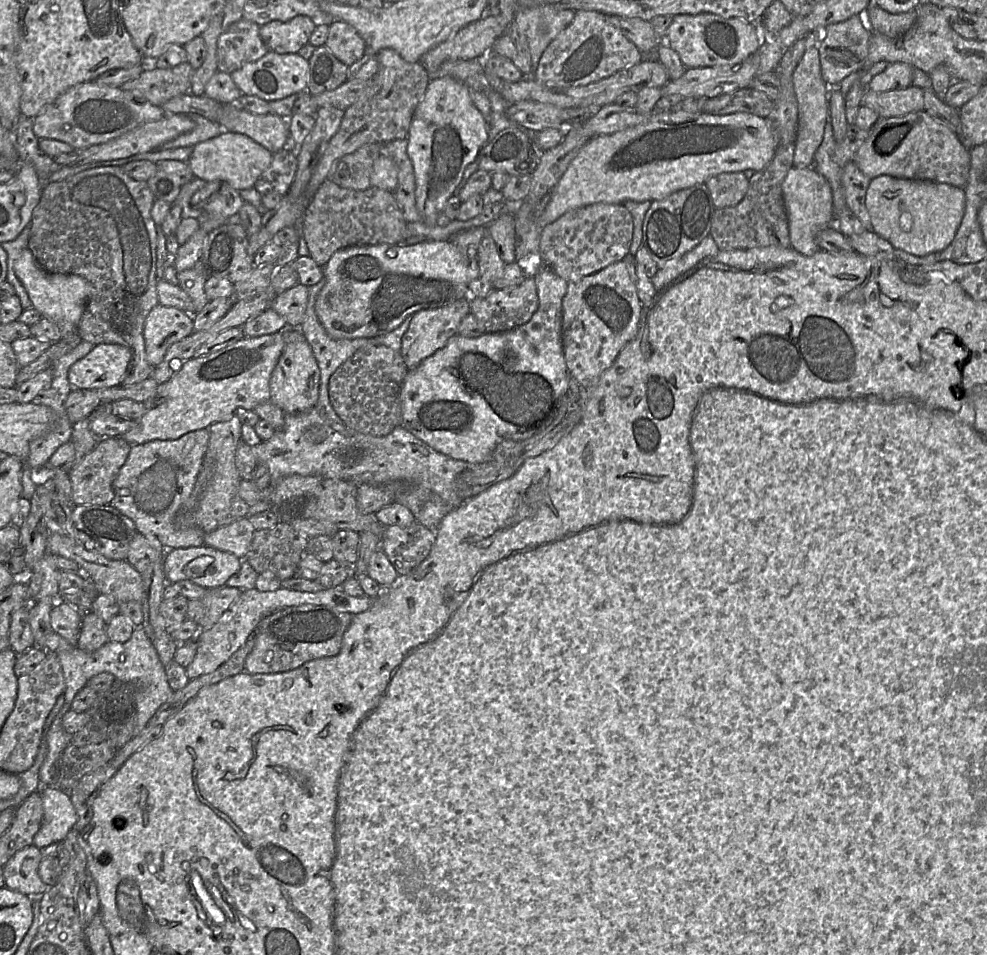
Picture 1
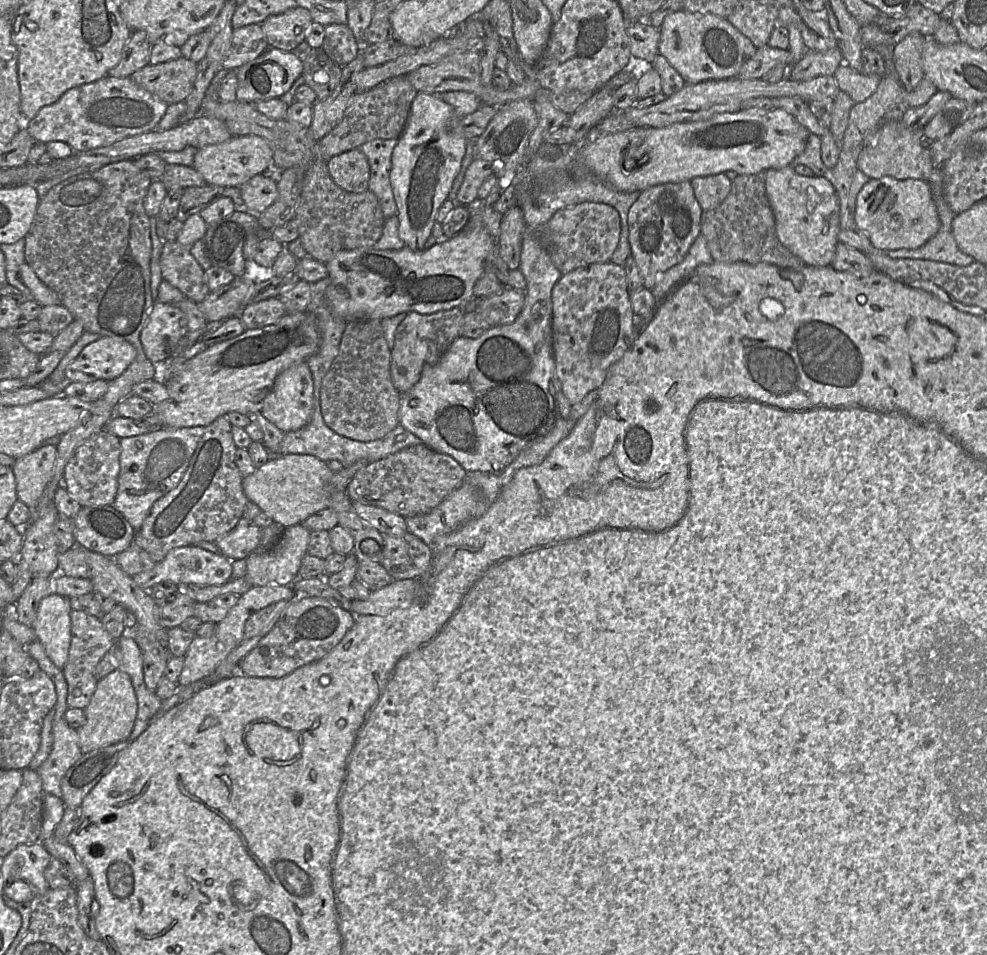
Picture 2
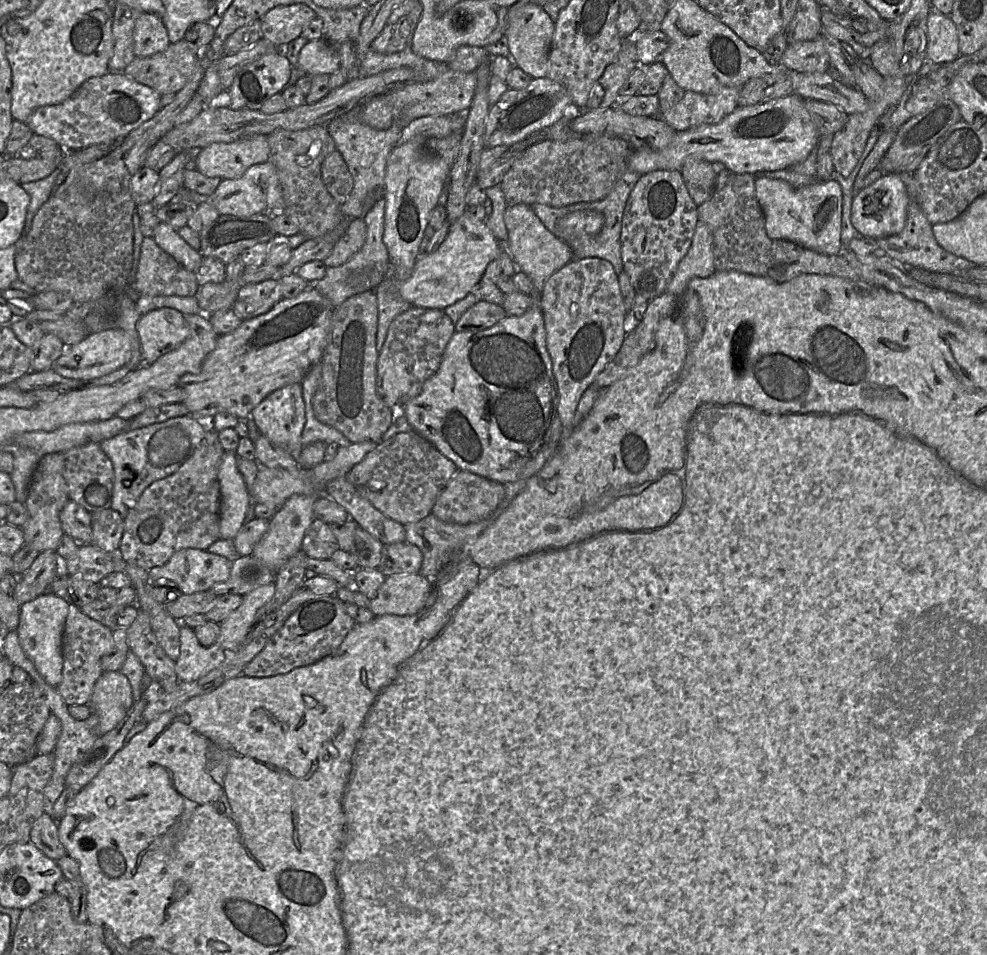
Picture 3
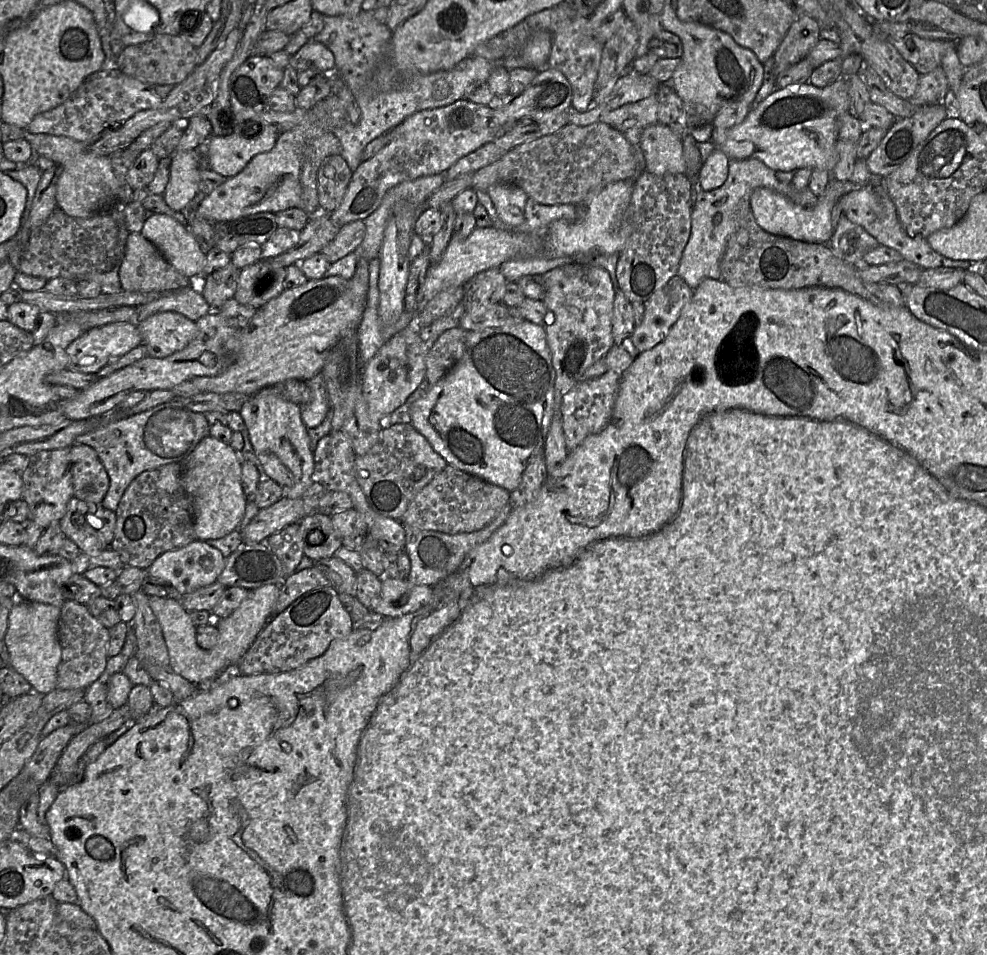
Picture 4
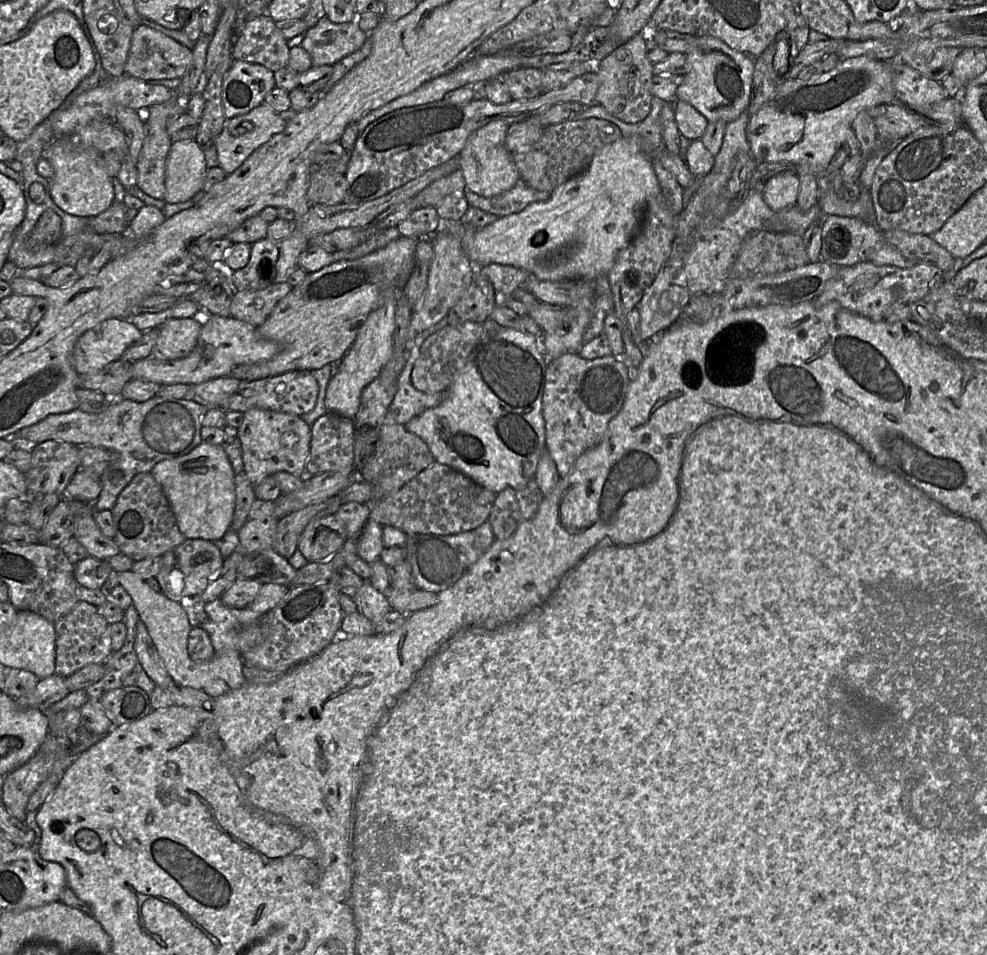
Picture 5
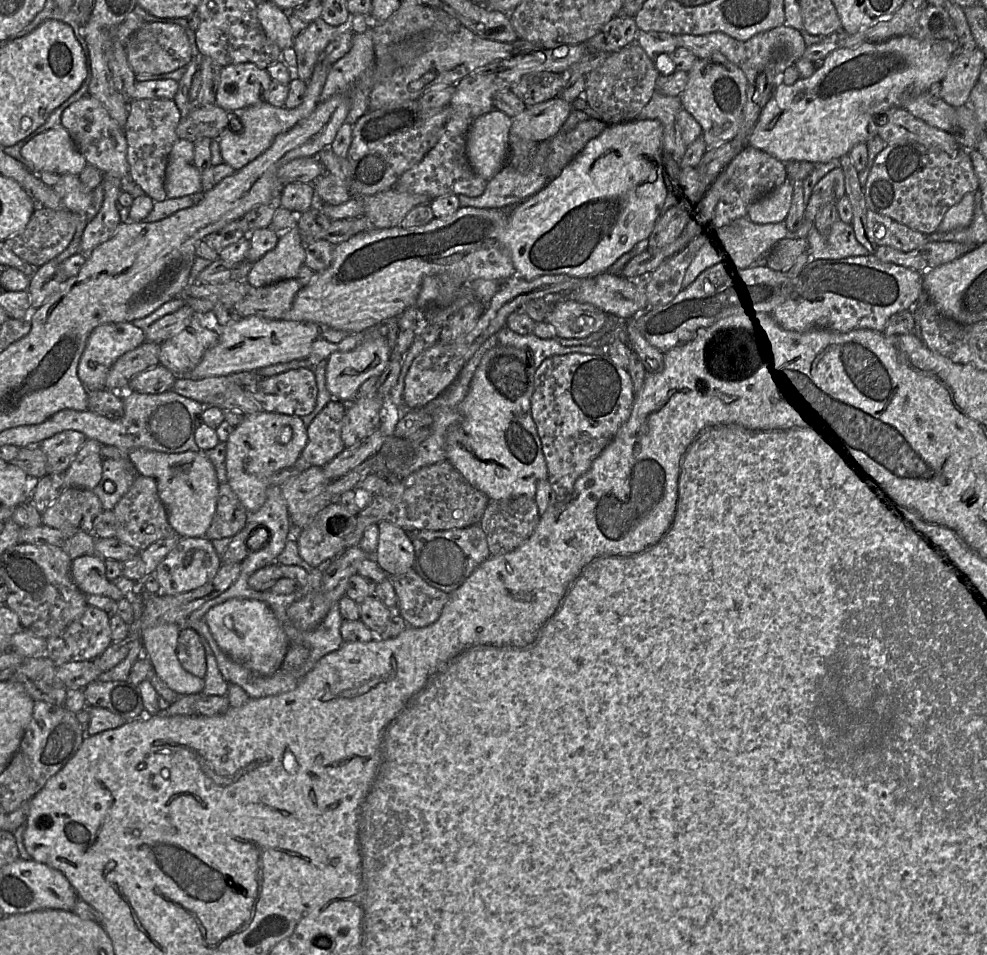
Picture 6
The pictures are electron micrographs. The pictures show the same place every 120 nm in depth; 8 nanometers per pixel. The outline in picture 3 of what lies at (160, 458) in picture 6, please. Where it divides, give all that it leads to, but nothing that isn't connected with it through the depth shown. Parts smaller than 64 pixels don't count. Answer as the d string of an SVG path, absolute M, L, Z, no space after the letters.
M225 451L218 471L220 539L233 540L245 523L251 496L237 467L237 455Z

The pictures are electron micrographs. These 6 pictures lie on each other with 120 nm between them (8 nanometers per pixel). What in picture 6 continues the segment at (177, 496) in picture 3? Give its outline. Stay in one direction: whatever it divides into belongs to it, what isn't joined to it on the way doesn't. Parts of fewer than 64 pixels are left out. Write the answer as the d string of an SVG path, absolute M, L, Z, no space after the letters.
M138 475L126 494L115 505L113 512L116 517L115 537L139 551L176 533L168 521L166 508L158 494L157 483L152 477Z

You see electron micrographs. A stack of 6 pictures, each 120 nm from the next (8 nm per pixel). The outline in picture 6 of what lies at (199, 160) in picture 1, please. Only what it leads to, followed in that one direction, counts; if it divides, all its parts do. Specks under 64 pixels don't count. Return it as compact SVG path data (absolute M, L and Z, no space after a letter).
M320 59L315 65L311 78L307 82L303 102L294 109L275 107L267 102L262 102L232 111L234 114L229 117L229 126L224 129L216 139L224 163L231 166L235 171L240 170L265 152L279 134L288 131L297 123L309 117L319 103L321 90L325 84L330 69L331 66L324 64Z

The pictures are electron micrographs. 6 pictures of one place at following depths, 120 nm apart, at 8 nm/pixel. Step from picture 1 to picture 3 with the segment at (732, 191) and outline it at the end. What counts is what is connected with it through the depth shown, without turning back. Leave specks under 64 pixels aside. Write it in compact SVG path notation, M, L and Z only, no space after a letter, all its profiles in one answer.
M688 157L680 171L688 193L697 206L712 196L716 189L717 174L710 162Z

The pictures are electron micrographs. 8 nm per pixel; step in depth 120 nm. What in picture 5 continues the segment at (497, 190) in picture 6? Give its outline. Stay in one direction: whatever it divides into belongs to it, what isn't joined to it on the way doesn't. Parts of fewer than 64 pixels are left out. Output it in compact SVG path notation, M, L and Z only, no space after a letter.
M521 177L511 189L493 197L484 197L466 189L463 193L469 206L496 214L499 218L518 213L533 202L550 197L549 192L531 188Z

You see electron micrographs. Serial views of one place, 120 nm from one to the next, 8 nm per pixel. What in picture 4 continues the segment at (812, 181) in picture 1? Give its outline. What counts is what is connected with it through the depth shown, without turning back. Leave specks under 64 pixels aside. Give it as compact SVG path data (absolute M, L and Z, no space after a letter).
M831 178L824 192L817 197L817 203L812 207L804 207L778 192L759 187L752 192L750 208L756 223L770 234L809 243L828 244L834 232L831 211L843 195L856 188L859 186L855 183Z

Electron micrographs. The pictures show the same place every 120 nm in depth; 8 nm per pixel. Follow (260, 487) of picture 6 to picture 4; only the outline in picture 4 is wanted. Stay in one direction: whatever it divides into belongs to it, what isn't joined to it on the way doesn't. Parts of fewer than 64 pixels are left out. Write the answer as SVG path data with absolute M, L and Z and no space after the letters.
M267 387L251 396L240 414L255 454L275 454L293 474L293 484L285 488L284 496L290 499L301 497L314 483L312 475L315 466L308 428L301 418L301 406L283 399L275 387Z

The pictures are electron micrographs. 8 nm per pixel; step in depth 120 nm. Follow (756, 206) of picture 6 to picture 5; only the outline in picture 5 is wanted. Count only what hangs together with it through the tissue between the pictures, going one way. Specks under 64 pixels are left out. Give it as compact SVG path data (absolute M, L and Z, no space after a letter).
M791 169L768 180L762 189L766 205L778 212L796 205L800 187L800 178Z

